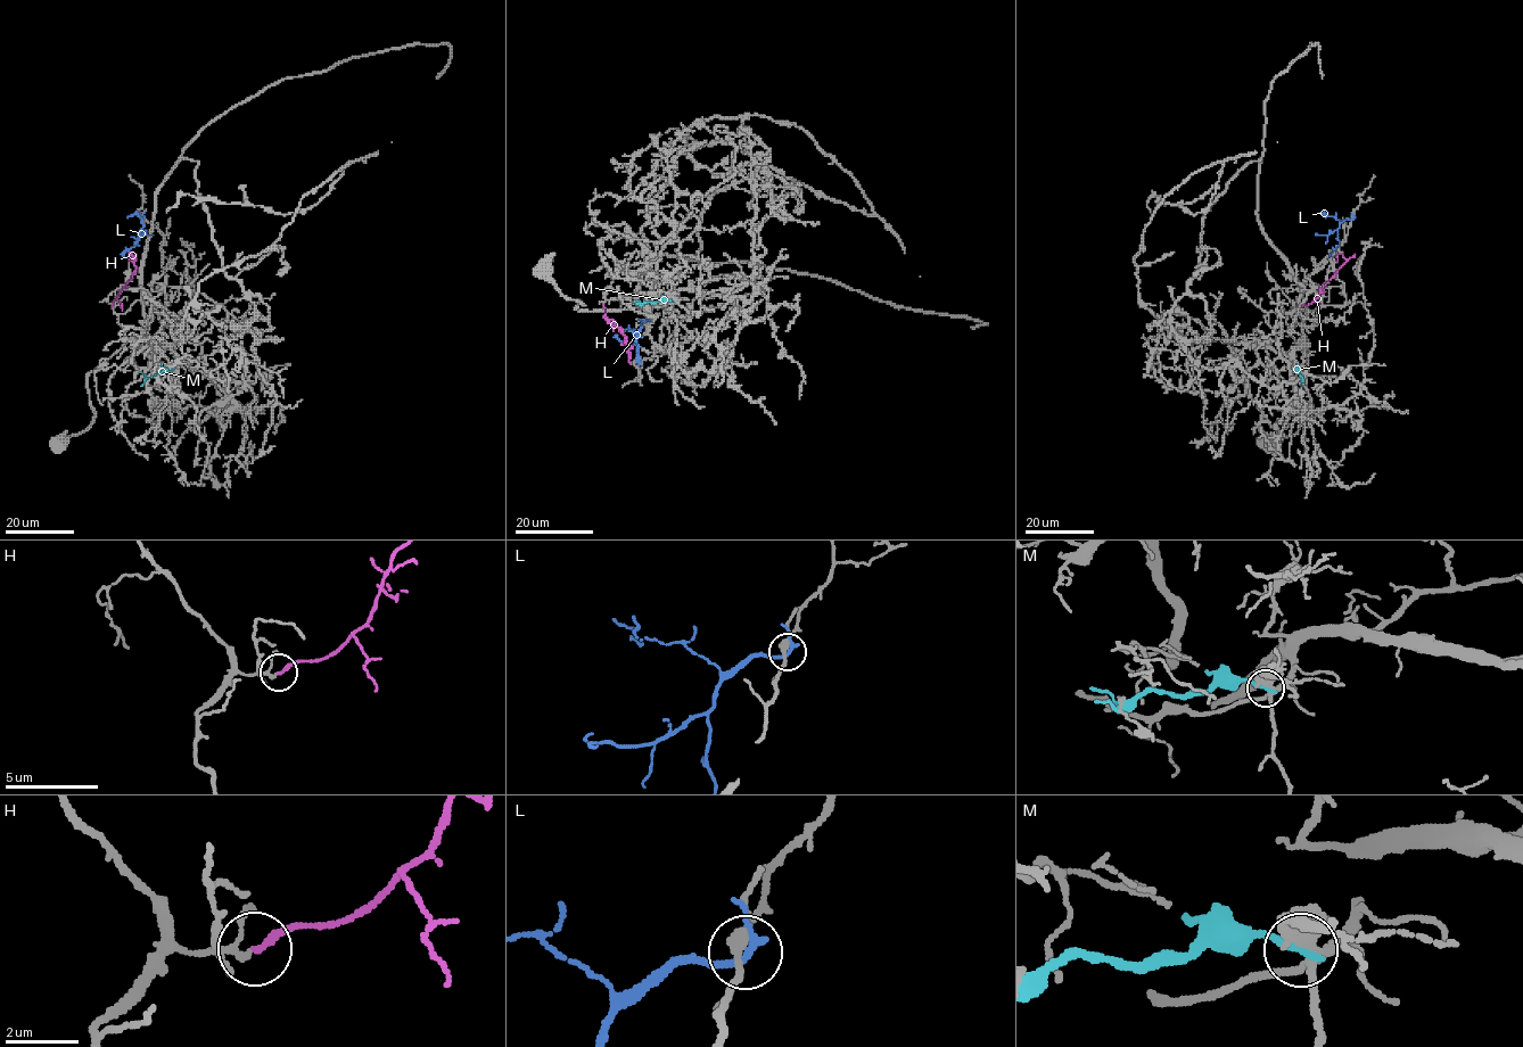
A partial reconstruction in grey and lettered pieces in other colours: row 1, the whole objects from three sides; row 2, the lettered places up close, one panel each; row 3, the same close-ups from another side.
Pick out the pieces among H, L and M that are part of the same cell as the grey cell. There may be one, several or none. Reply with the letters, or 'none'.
H

